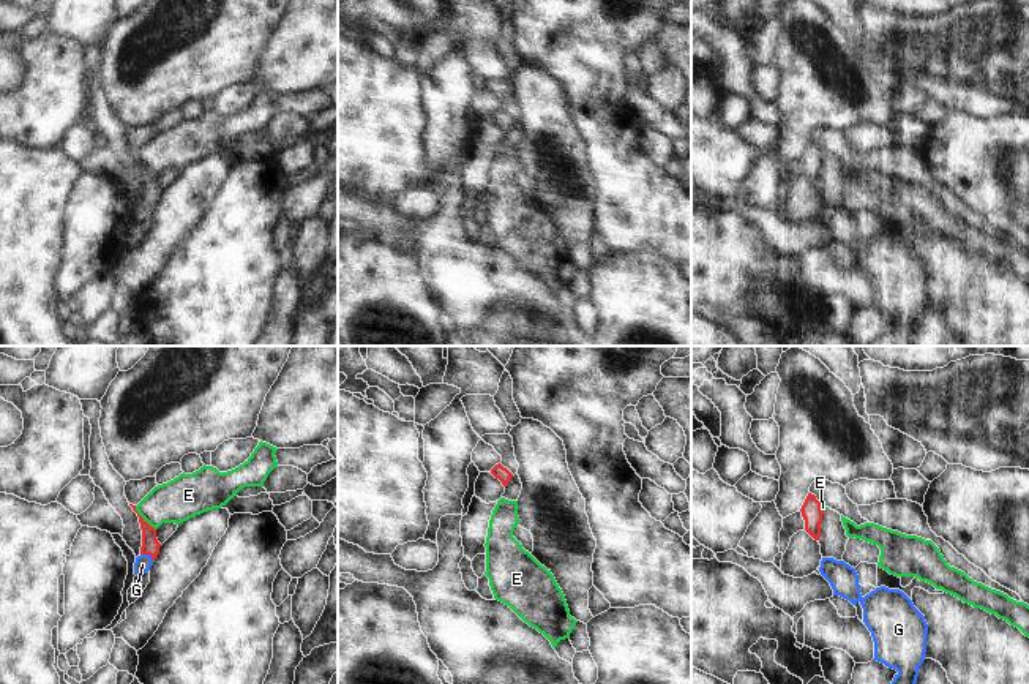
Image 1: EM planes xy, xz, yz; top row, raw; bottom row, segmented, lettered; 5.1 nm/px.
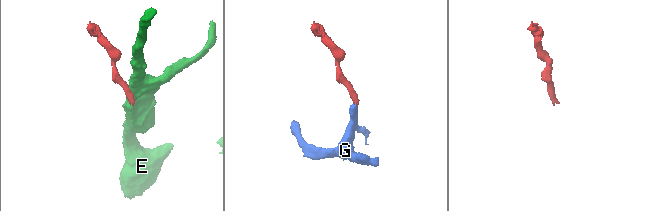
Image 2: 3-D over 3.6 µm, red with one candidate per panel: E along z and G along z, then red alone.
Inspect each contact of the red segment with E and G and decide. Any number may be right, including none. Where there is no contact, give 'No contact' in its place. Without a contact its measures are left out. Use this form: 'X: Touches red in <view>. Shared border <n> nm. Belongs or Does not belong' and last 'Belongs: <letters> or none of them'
E: Touches red in xy. Shared border 170 nm. Does not belong
G: Touches red in xy. Shared border 80 nm. Belongs
Belongs: G.

